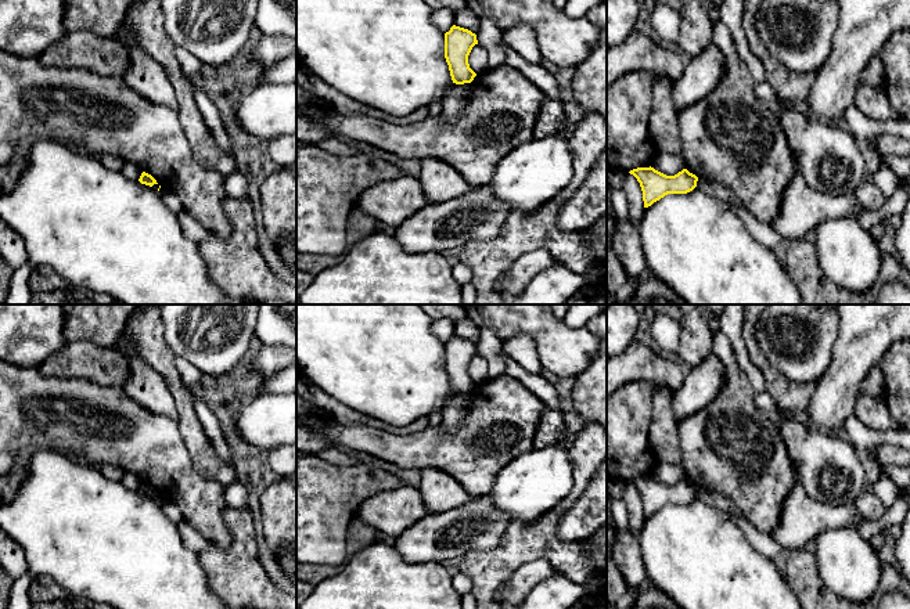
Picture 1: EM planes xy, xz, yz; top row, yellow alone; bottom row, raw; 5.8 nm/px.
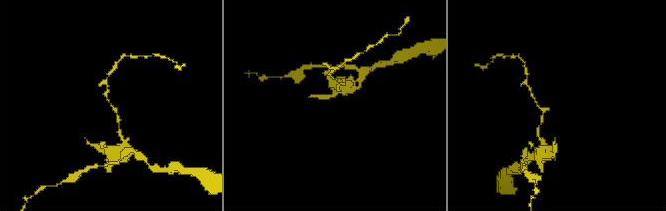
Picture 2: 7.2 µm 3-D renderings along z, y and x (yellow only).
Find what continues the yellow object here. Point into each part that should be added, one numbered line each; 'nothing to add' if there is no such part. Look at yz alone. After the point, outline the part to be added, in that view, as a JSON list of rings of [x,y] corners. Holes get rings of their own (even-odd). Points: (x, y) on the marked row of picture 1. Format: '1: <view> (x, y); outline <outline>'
nothing to add

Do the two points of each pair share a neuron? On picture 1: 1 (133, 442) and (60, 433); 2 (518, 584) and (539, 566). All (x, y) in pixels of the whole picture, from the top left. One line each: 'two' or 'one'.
1: one
2: one

